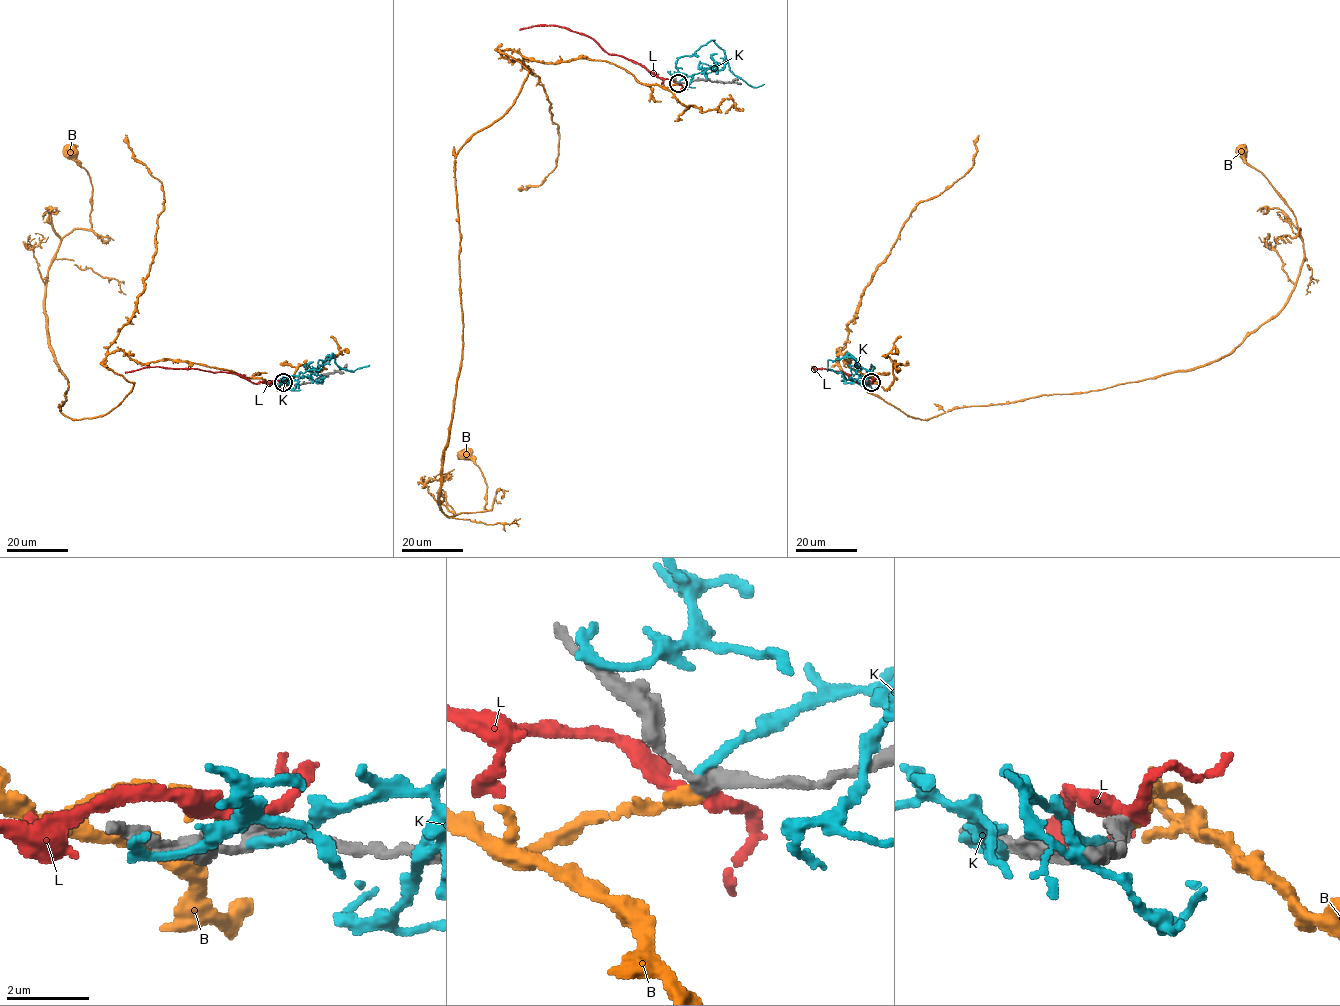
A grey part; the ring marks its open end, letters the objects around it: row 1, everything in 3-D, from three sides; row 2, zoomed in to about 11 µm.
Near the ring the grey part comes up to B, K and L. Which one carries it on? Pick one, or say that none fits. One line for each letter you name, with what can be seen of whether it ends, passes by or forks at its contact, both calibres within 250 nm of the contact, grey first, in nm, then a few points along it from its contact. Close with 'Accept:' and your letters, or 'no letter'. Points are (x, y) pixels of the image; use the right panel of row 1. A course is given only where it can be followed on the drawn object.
B: it ends; calibres 400 and 320 nm; course (871, 382), (838, 350), (851, 380), (925, 419), (1229, 354), (1282, 309), (1303, 257), (1293, 210), (1240, 151)
Accept: B

